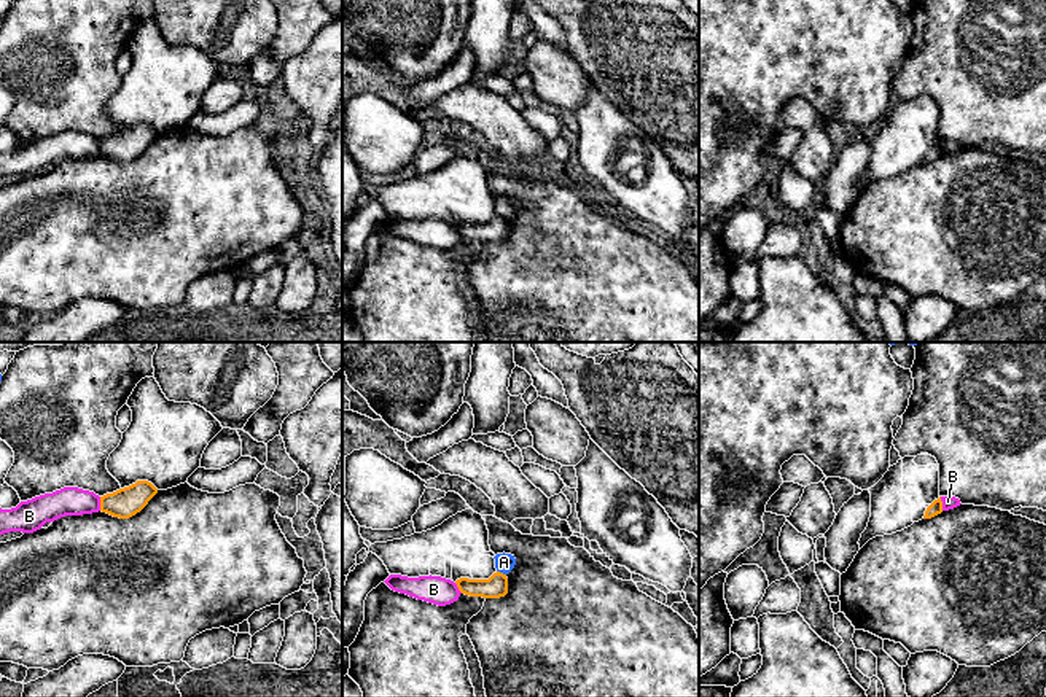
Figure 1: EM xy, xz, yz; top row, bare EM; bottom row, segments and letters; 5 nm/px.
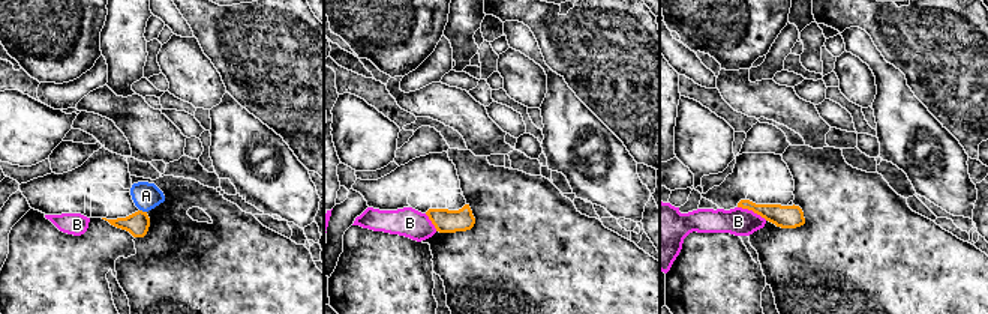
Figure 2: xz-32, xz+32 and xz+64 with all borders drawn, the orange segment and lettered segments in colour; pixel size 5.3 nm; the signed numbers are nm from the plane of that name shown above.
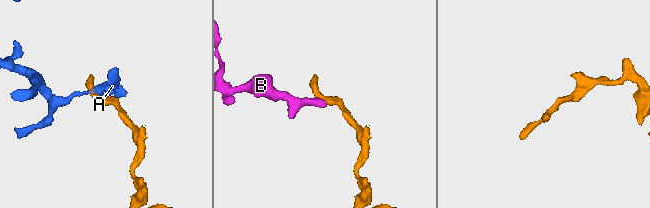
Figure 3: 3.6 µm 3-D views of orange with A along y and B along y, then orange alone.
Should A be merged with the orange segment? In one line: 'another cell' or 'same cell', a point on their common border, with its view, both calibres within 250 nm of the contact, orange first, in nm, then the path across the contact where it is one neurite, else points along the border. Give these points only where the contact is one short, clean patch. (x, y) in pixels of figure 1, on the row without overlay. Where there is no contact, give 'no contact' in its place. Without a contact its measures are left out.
another cell; contact xz (502, 217); calibres 110 and 100 nm; border xz (497, 214), (505, 218)

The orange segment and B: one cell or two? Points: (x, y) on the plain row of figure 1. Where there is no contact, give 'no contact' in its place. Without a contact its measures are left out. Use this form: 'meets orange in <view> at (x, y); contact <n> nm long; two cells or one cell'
meets orange in xy at (101, 147); contact 70 nm long; two cells

